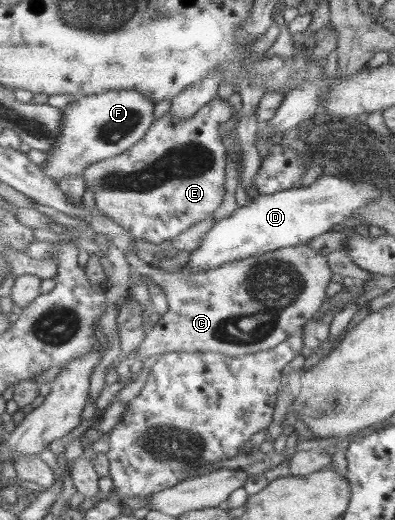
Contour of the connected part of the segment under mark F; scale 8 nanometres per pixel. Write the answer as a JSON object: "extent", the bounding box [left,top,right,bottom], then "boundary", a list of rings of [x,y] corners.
{"extent":[41,91,156,186],"boundary":[[[109,91],[72,100],[62,109],[61,135],[41,170],[57,186],[65,178],[83,176],[93,164],[124,154],[145,138],[155,122],[155,110],[156,104],[137,91]]]}

